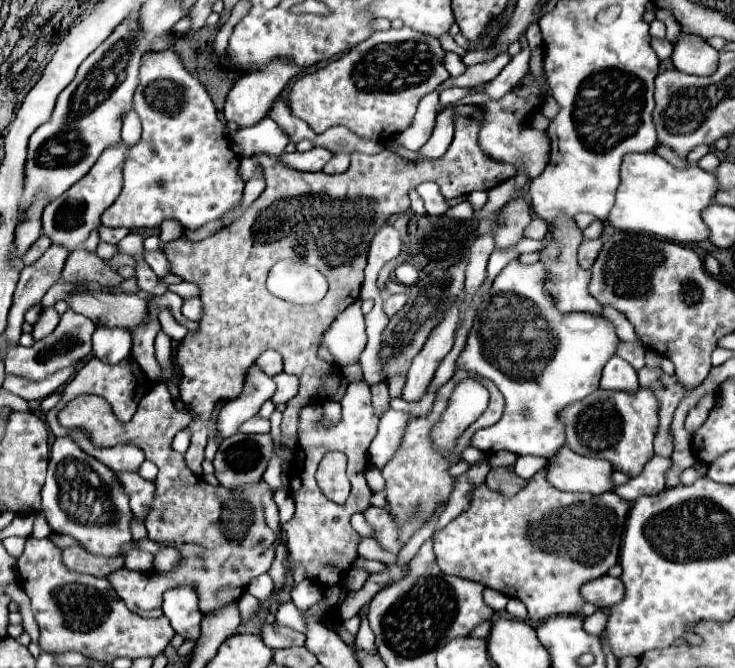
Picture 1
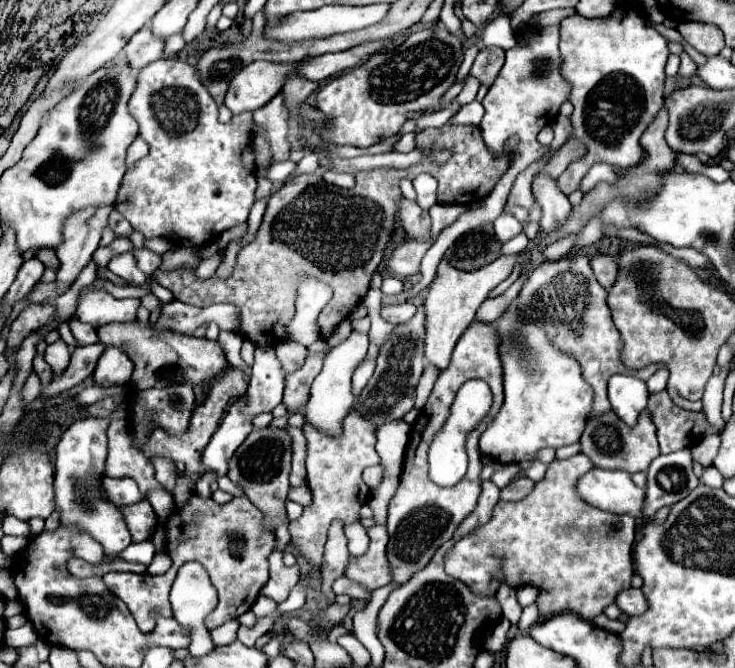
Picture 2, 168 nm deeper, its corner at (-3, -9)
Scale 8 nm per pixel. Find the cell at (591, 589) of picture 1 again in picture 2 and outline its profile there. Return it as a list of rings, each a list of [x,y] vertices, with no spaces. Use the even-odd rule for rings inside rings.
[[[622,589],[622,591],[616,595],[614,605],[616,605],[622,613],[626,613],[626,615],[632,617],[632,615],[644,613],[644,609],[646,609],[646,599],[644,599],[644,595],[642,595],[640,589]]]

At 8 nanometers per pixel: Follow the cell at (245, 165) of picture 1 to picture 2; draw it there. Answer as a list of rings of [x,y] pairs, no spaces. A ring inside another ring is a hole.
[[[290,159],[284,163],[276,163],[266,171],[266,179],[270,179],[274,185],[280,185],[294,169],[296,169],[296,163],[292,163]]]

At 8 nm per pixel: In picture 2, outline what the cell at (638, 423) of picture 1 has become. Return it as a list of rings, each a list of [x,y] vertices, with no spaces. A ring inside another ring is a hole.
[[[606,411],[598,417],[592,417],[586,421],[586,429],[580,437],[580,451],[594,461],[596,467],[602,469],[618,469],[626,473],[638,473],[646,471],[650,461],[660,455],[656,433],[654,433],[654,423],[650,421],[650,413],[642,411],[638,417],[638,423],[634,427],[626,425],[614,411]]]

